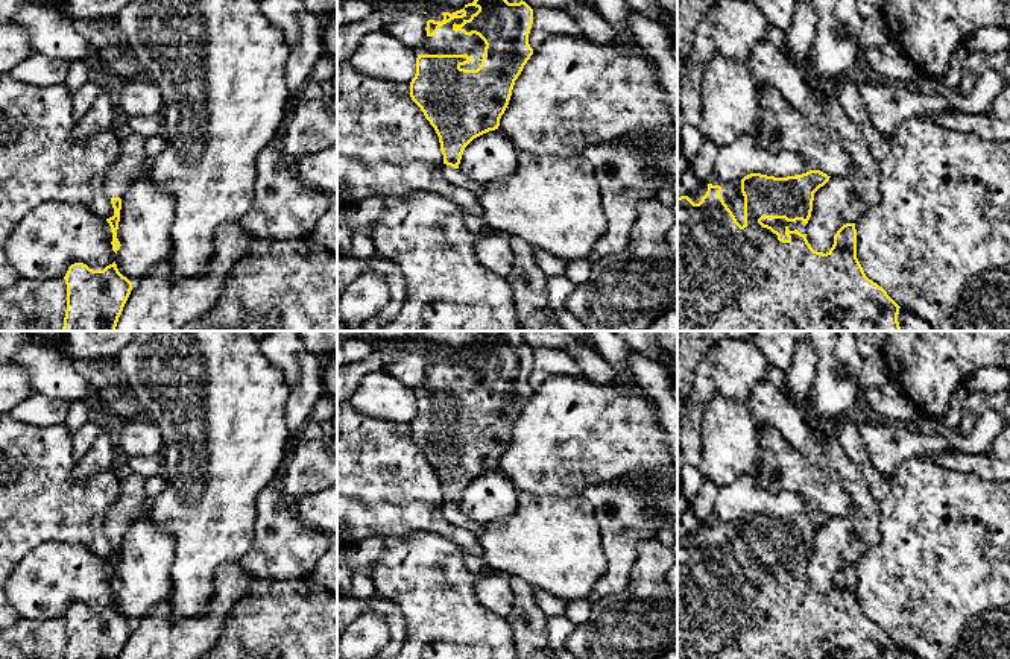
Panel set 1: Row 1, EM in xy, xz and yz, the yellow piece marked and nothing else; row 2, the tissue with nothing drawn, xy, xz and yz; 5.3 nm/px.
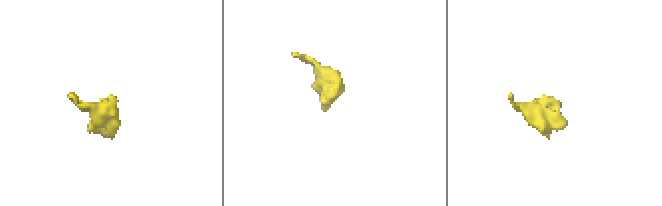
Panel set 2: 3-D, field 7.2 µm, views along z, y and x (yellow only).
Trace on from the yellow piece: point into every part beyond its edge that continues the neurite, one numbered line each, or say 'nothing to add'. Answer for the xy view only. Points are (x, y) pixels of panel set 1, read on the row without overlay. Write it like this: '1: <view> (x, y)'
1: xy (132, 501)

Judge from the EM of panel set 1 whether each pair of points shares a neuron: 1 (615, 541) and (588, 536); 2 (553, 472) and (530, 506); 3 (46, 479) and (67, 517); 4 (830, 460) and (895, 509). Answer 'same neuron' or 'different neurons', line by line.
1: different neurons
2: different neurons
3: same neuron
4: different neurons

